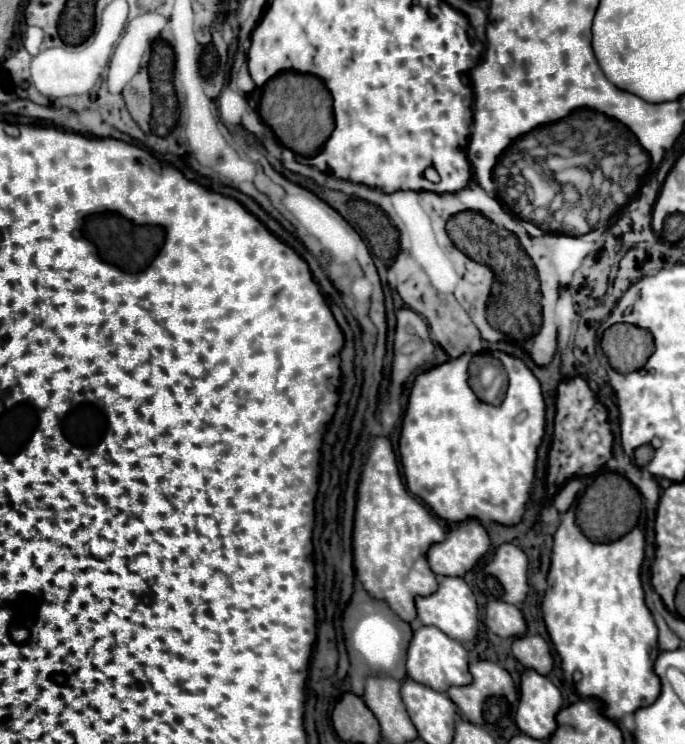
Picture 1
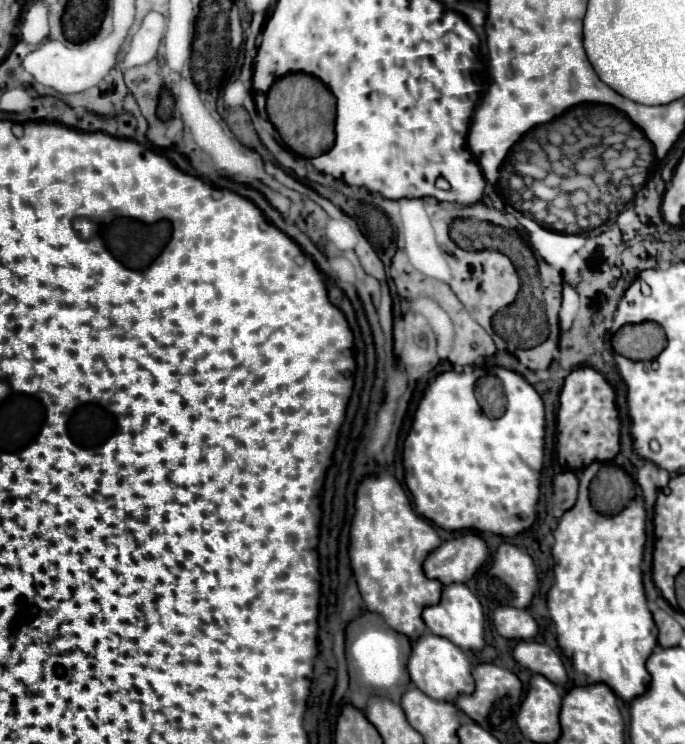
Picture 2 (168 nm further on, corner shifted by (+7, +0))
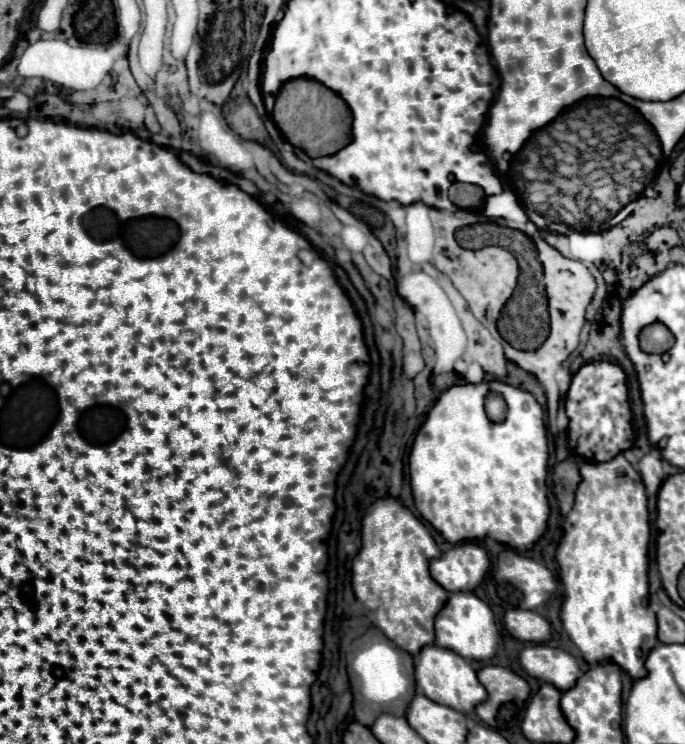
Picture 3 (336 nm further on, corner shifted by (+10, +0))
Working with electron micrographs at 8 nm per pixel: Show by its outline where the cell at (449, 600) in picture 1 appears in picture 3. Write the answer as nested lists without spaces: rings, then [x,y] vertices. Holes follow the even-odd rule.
[[[454,592],[448,604],[436,616],[436,646],[448,648],[466,660],[490,660],[498,648],[498,628],[494,614],[486,602],[482,602],[472,592]]]

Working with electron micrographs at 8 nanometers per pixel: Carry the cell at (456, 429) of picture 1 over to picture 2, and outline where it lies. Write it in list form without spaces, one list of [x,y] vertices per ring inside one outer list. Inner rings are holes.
[[[499,366],[487,372],[501,378],[505,386],[507,410],[501,418],[485,416],[475,400],[475,380],[485,374],[481,368],[473,368],[473,372],[443,372],[423,390],[411,430],[403,442],[405,484],[413,496],[417,514],[445,530],[475,530],[515,536],[535,522],[545,436],[543,400],[521,374]]]

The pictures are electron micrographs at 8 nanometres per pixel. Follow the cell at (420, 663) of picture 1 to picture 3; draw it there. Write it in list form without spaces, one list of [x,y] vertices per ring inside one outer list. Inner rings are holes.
[[[436,644],[424,646],[420,650],[420,654],[416,656],[416,686],[426,698],[430,698],[438,704],[450,706],[450,708],[464,712],[464,714],[472,714],[474,708],[488,698],[488,692],[480,684],[470,662],[464,660],[462,656],[458,656],[456,652],[444,650]]]

